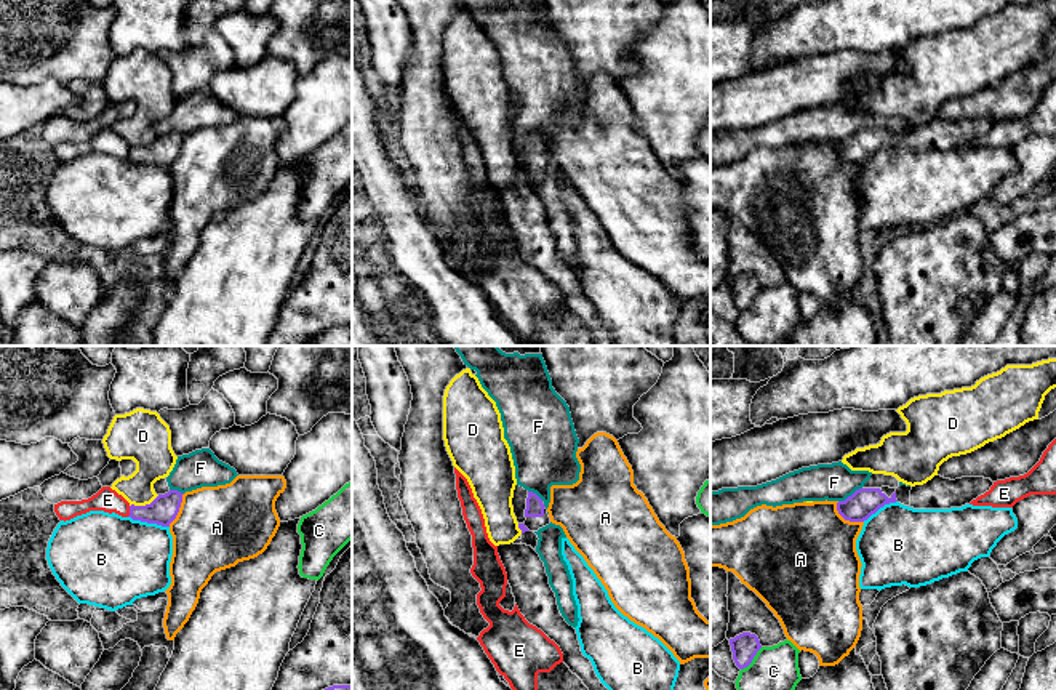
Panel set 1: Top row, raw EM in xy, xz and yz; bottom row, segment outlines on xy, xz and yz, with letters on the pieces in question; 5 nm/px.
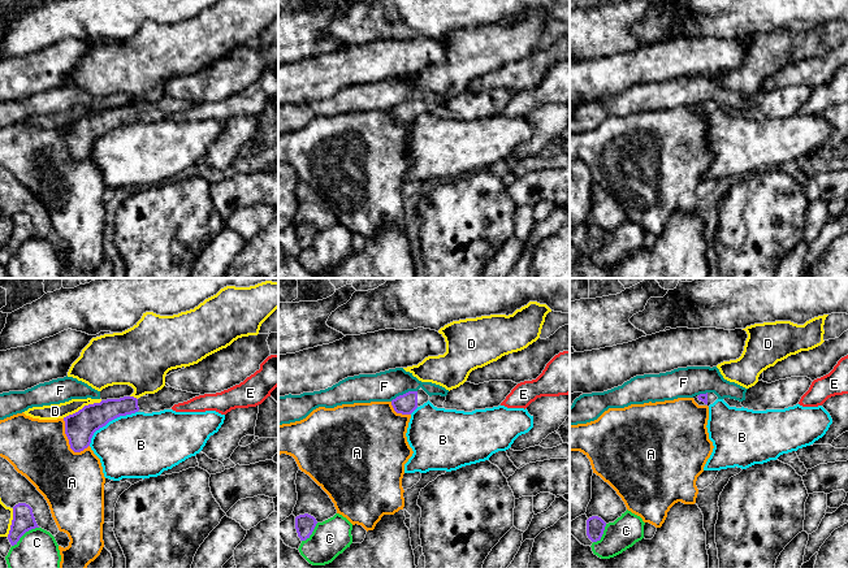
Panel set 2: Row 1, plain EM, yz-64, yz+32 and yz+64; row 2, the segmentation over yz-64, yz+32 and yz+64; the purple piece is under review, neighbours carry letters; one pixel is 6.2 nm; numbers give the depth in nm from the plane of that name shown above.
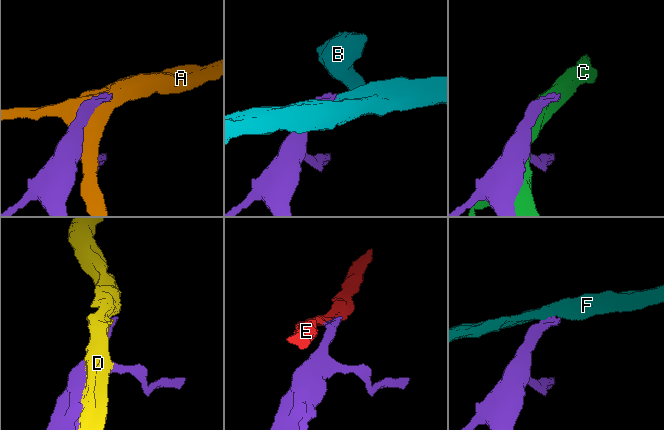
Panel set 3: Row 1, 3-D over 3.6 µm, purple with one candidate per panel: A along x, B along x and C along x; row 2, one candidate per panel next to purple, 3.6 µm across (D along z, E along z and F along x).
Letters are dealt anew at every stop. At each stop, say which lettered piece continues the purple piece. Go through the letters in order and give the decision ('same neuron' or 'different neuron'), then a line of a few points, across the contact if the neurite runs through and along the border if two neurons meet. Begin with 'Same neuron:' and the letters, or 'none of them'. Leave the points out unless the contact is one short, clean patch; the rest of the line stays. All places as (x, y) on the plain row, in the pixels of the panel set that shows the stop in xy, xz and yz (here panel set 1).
Same neuron: none of them
A: different neuron
B: different neuron
C: different neuron
D: different neuron
E: different neuron; line xy (130, 148), (127, 157)
F: different neuron; line yz (861, 128), (839, 143)

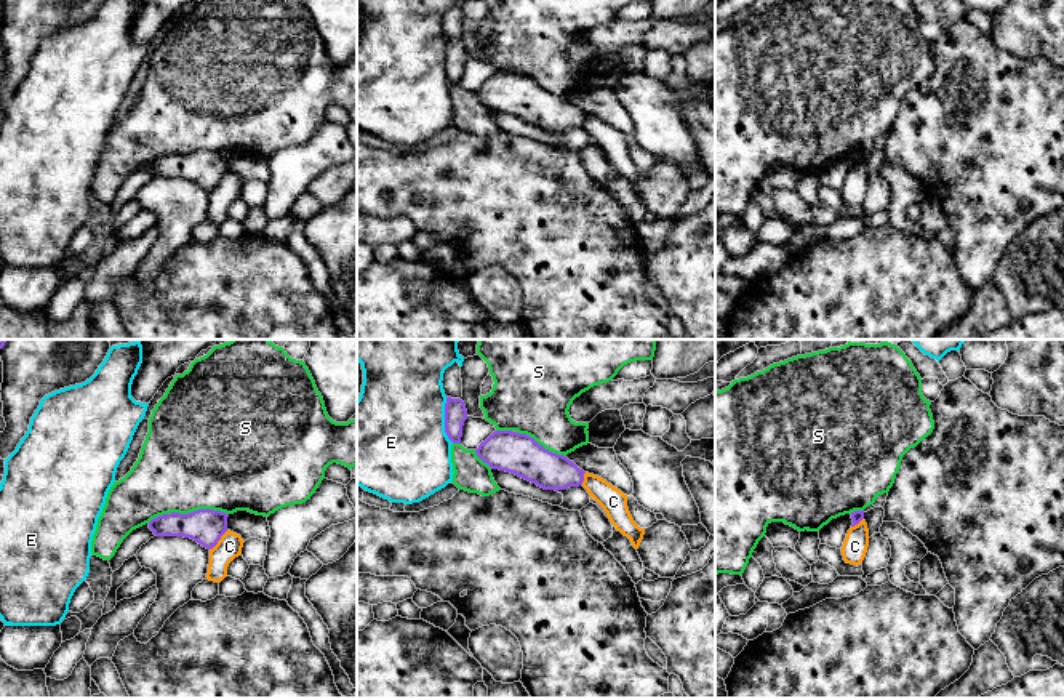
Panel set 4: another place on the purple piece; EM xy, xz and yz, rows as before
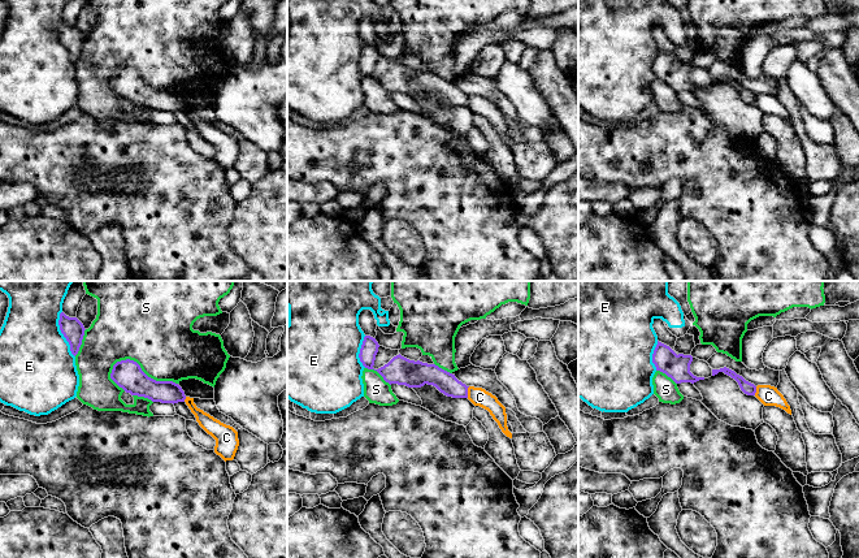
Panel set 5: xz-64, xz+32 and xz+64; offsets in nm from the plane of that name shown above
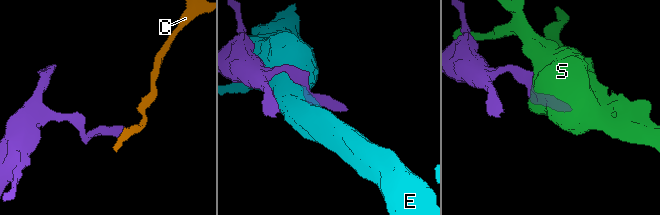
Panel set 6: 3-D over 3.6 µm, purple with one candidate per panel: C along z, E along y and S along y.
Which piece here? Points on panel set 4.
Same neuron: none of them
C: different neuron; line xy (228, 172), (210, 191)
E: different neuron
S: different neuron

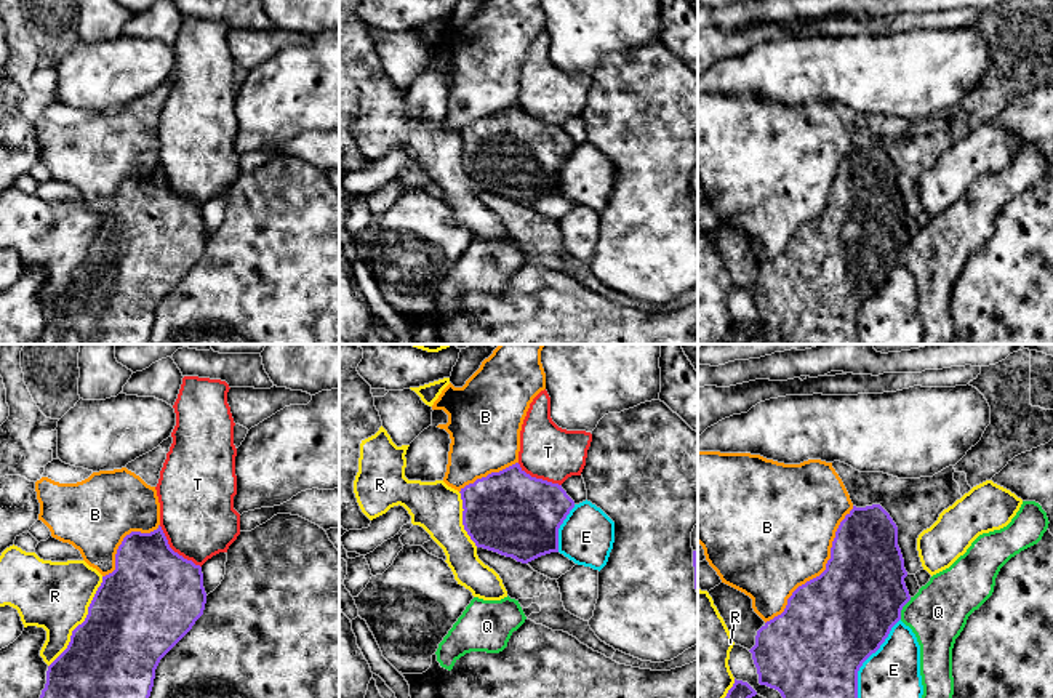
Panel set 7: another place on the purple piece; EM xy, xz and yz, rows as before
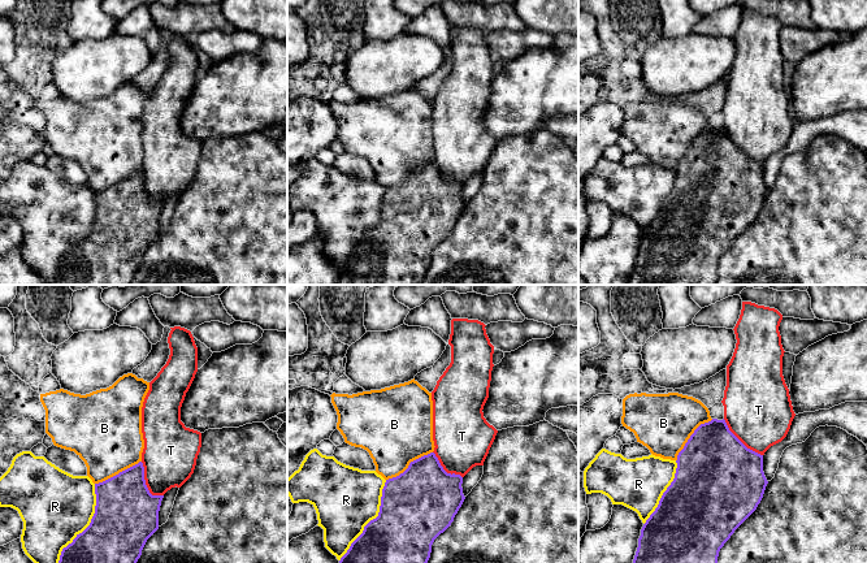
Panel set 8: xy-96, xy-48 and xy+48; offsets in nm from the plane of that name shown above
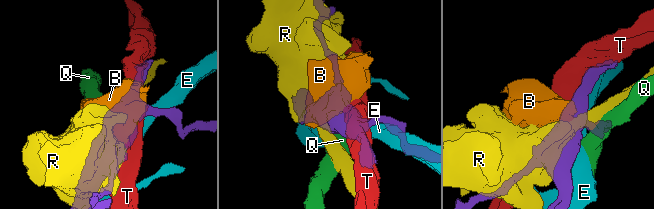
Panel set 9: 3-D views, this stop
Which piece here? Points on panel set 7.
Same neuron: none of them
B: different neuron
E: different neuron
Q: different neuron; line yz (911, 239), (903, 248), (900, 260)
R: different neuron
T: different neuron

